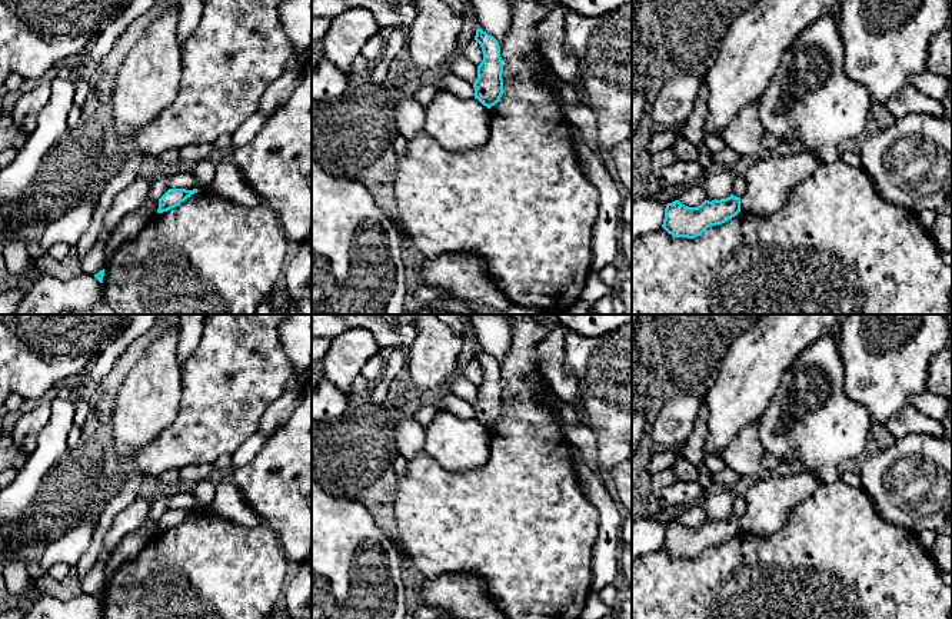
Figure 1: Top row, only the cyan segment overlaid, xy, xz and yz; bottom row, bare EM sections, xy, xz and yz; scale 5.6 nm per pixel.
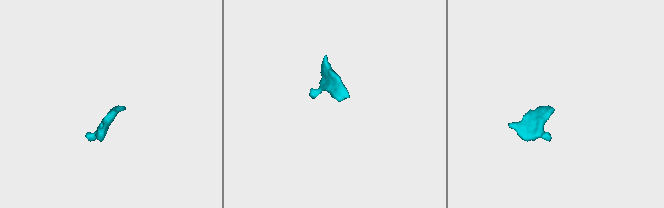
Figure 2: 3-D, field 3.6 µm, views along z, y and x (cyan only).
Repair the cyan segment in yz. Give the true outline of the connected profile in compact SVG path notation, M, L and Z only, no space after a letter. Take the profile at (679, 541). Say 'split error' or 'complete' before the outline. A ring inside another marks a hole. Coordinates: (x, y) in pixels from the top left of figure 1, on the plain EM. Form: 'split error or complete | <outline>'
complete | M730 515L726 519L720 520L705 520L698 528L688 528L679 520L666 525L665 539L662 548L672 555L673 558L688 558L695 559L702 555L708 548L722 545L740 532L740 518Z

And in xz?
complete | M482 349L476 350L475 360L480 365L483 372L483 380L477 386L477 399L473 403L475 419L490 429L503 415L500 366L493 356Z

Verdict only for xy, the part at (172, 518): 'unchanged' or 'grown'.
unchanged

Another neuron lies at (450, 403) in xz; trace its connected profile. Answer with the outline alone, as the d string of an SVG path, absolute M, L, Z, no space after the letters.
M447 393L442 397L440 406L437 407L437 410L455 415L462 420L475 419L473 405L455 396L453 393Z

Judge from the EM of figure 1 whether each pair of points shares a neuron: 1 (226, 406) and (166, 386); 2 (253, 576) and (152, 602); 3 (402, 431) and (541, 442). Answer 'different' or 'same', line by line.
1: different
2: same
3: different

